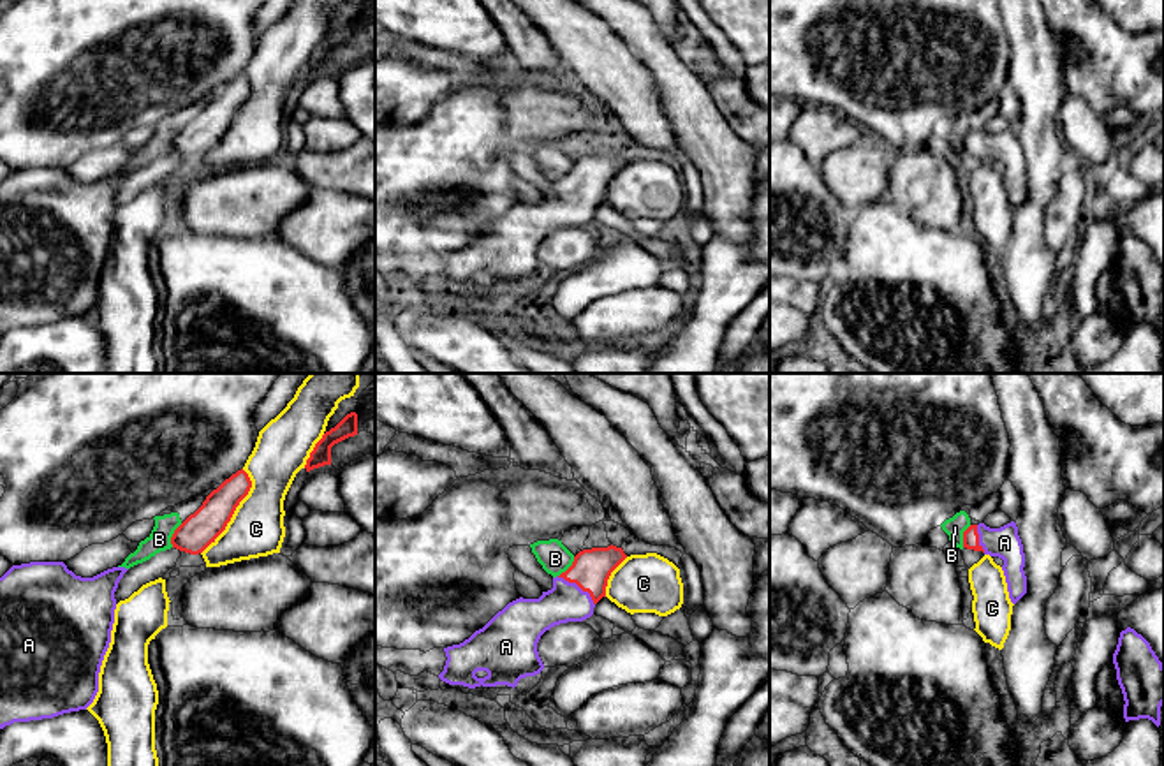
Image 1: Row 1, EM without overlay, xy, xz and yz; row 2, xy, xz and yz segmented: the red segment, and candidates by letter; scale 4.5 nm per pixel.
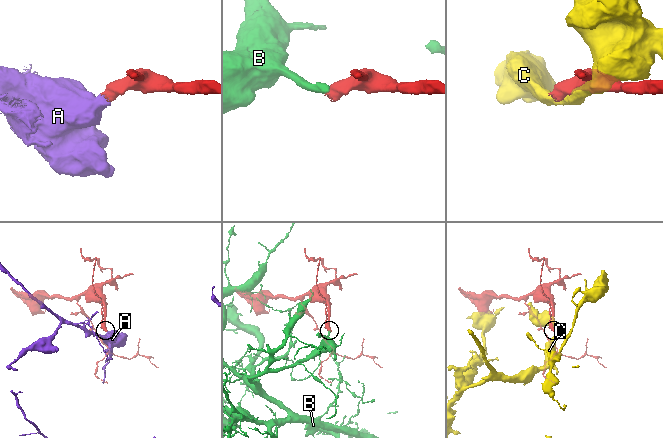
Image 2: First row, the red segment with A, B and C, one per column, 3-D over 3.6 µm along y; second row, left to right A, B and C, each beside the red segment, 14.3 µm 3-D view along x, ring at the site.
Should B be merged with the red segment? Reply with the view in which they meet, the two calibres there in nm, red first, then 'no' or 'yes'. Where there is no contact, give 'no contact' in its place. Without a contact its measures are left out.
meets red in xy; 160 nm thick on the red side, 100 nm on the other; no

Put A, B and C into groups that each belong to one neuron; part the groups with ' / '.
A / B / C

